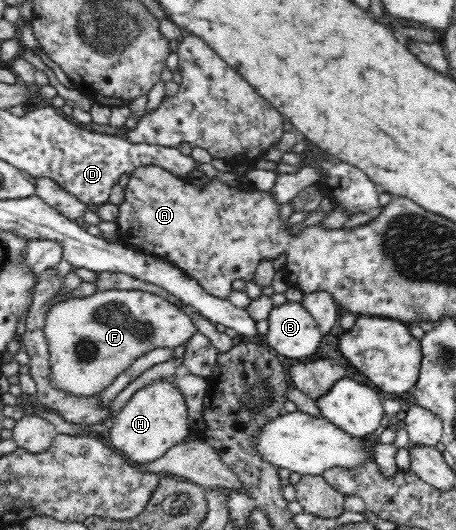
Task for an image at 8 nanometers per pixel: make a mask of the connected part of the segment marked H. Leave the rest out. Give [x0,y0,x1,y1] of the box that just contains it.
[108,377,191,463]

